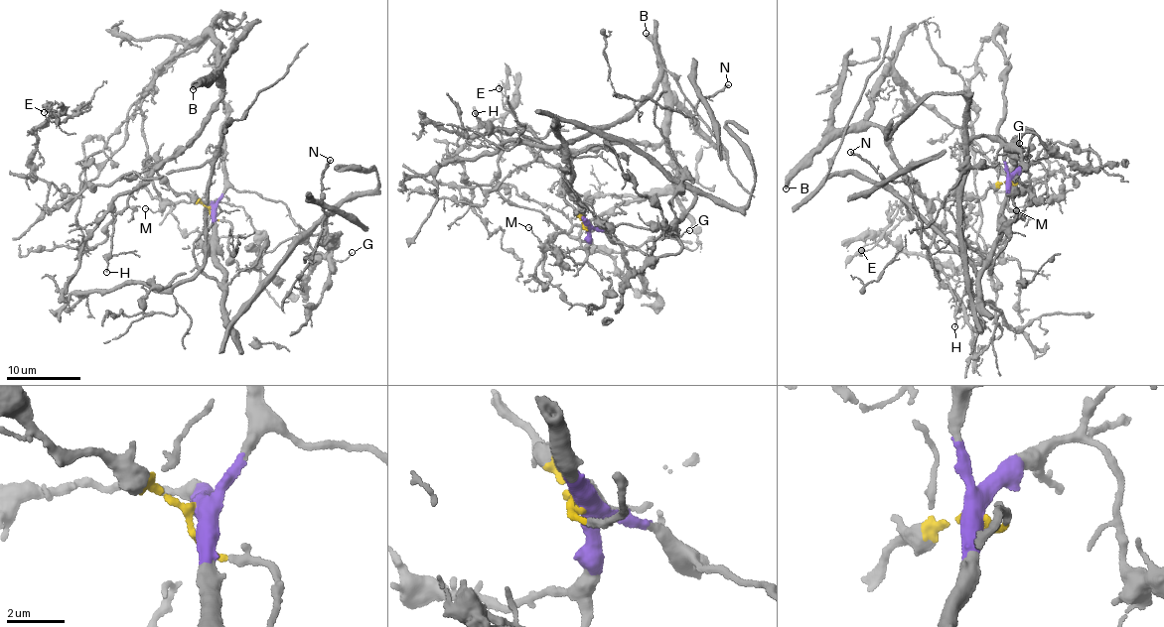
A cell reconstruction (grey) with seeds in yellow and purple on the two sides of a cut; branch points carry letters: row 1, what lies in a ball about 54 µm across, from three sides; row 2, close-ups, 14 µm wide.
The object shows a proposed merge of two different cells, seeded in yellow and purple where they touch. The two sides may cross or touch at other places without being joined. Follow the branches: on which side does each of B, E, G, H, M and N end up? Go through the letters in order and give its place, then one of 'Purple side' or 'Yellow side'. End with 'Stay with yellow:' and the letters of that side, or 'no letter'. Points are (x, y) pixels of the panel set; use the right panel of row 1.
B: Place: (786, 188). Yellow side
E: Place: (861, 250). Yellow side
G: Place: (1019, 143). Purple side
H: Place: (954, 326). Yellow side
M: Place: (1016, 210). Purple side
N: Place: (850, 152). Purple side
Stay with yellow: B, E, H

